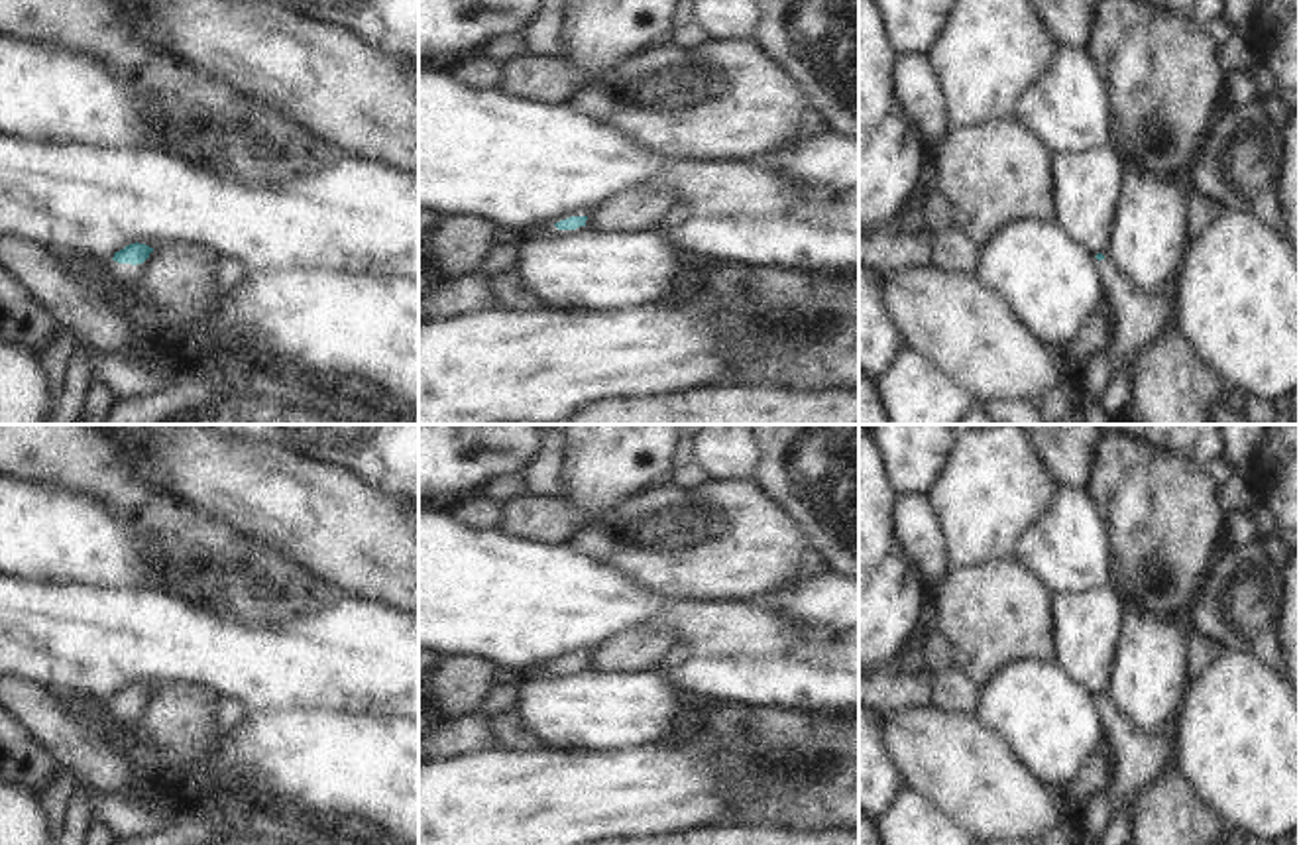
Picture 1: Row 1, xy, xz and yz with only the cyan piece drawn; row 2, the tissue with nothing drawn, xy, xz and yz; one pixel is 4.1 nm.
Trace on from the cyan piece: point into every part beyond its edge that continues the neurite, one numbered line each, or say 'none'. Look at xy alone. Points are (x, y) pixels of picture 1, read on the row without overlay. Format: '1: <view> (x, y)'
1: xy (124, 712)

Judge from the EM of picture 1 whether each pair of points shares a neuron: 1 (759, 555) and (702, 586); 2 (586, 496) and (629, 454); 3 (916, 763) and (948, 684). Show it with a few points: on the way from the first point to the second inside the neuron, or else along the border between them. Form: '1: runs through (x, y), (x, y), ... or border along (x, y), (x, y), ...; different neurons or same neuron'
1: runs through (745, 555), (734, 555), (716, 572); same neuron
2: runs through (596, 486), (620, 462); same neuron
3: border along (932, 702), (944, 710), (973, 714); different neurons

